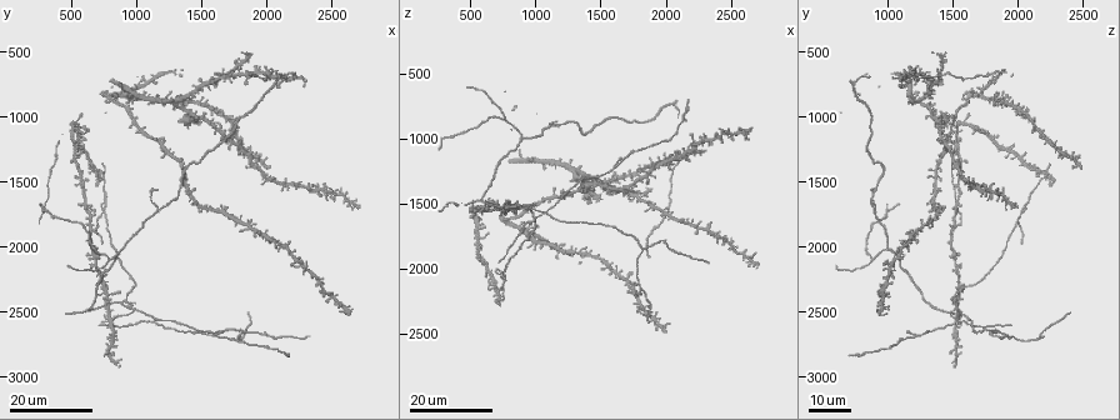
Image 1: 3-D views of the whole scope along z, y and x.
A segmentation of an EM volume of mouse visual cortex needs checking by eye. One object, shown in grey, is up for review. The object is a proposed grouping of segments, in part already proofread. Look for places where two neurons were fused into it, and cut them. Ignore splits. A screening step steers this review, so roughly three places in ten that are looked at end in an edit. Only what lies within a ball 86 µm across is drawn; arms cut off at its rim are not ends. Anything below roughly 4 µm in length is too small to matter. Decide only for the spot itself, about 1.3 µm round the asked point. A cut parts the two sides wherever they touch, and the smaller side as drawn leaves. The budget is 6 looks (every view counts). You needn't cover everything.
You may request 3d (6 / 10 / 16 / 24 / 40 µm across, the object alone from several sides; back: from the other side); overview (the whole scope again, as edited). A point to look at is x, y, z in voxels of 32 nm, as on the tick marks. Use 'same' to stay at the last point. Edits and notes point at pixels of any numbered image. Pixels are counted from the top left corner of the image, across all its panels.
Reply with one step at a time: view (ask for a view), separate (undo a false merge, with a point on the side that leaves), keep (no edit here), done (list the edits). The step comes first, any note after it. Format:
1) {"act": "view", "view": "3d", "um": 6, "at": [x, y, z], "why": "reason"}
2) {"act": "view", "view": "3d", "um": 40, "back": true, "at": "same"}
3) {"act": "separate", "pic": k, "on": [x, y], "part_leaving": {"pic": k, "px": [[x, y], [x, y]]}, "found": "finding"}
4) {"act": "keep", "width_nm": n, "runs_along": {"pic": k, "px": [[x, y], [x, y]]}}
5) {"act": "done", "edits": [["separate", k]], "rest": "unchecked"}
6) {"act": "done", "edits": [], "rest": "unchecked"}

{"act": "view", "view": "3d", "um": 24, "at": [1820, 2660, 1840], "why": "branch point"}

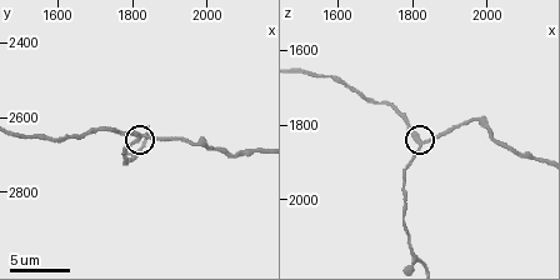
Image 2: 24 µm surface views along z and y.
{"act": "view", "view": "3d", "um": 10, "at": [1830, 2650, 1850]}

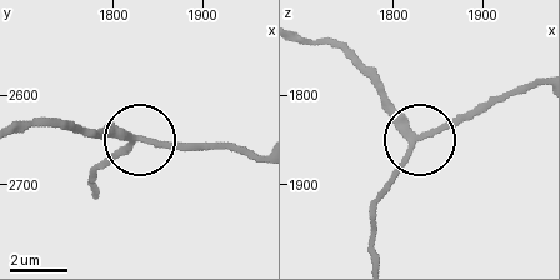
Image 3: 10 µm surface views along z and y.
{"act": "keep", "arms": 3, "runs_along": {"pic": 3, "px": [[25, 126], [194, 141]]}, "found": "continuous, no second neuron"}

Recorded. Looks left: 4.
{"act": "view", "view": "3d", "um": 16, "at": [900, 2400, 1520], "why": "a fork"}

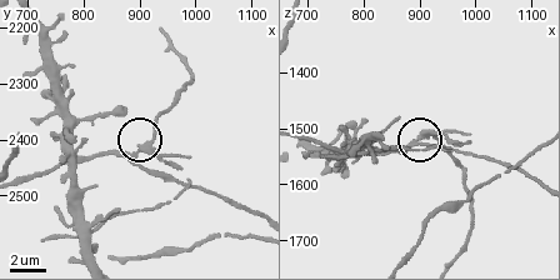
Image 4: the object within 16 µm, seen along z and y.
{"act": "view", "view": "3d", "um": 6, "at": [915, 2405, 1505]}

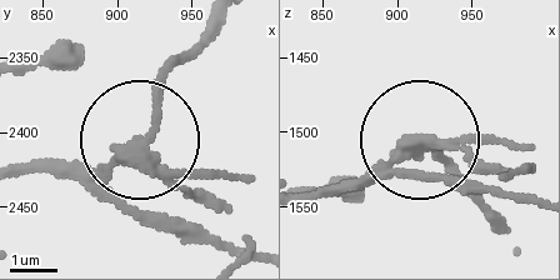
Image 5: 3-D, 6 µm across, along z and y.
{"act": "separate", "pic": 5, "on": [189, 195], "width_nm": 220, "part_leaving": {"pic": 5, "px": [[136, 150], [228, 214], [240, 258]]}, "found": "a second neuron is stuck on"}

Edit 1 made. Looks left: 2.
{"act": "done", "edits": [["separate", 5]], "rest": "unchecked"}

